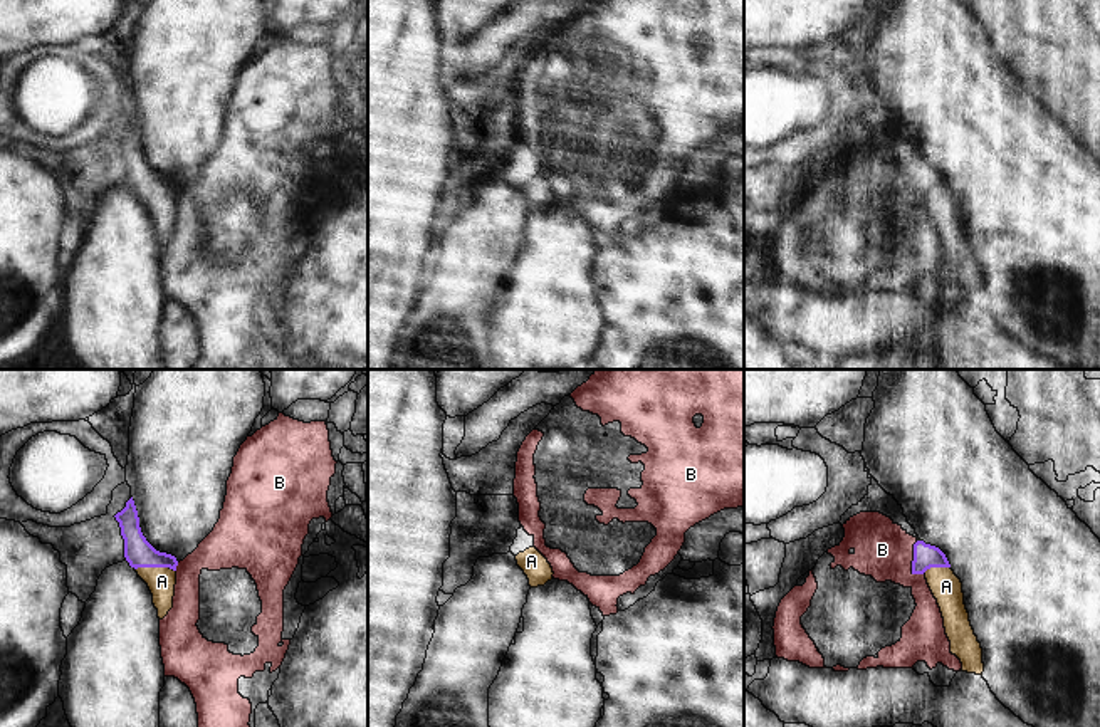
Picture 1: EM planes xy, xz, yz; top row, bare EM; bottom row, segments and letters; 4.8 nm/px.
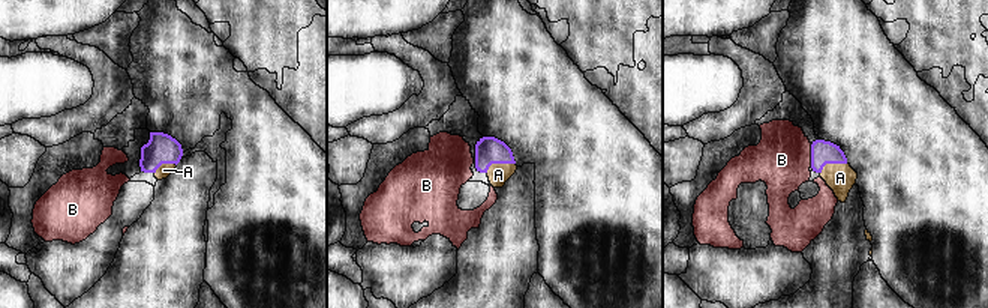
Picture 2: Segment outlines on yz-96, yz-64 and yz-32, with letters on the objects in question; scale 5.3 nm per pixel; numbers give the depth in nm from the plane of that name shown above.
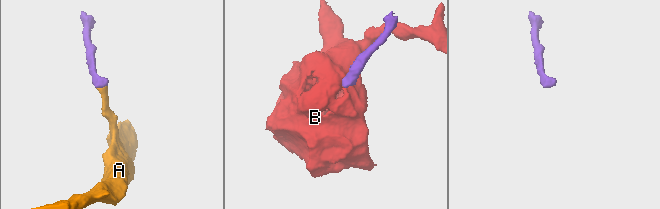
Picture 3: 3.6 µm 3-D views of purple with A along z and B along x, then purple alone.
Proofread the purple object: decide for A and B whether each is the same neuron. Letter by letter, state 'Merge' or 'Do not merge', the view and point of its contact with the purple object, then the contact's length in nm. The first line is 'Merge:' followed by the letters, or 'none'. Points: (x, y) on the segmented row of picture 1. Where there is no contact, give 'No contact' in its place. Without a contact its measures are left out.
Merge: A
A: Merge. Touches purple at xy (155, 566). Shared border 200 nm
B: Do not merge. Touches purple at yz (914, 558). Shared border 170 nm.

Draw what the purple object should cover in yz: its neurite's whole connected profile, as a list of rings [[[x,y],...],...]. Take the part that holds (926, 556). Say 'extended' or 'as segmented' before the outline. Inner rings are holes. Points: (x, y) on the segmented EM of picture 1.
extended; [[[924,541],[914,544],[912,574],[924,574],[944,618],[951,653],[962,663],[962,672],[982,675],[982,648],[974,635],[964,604],[962,583],[951,569],[945,554]]]

